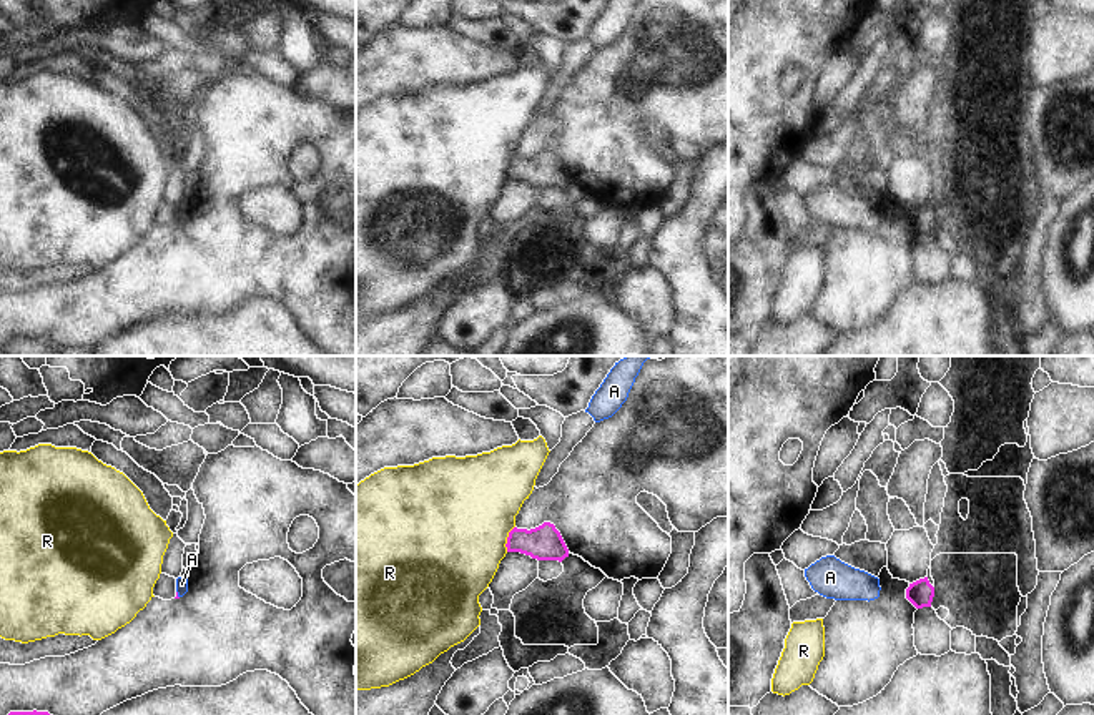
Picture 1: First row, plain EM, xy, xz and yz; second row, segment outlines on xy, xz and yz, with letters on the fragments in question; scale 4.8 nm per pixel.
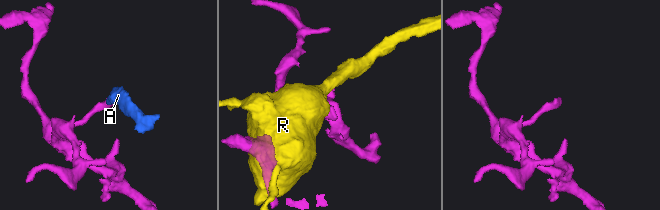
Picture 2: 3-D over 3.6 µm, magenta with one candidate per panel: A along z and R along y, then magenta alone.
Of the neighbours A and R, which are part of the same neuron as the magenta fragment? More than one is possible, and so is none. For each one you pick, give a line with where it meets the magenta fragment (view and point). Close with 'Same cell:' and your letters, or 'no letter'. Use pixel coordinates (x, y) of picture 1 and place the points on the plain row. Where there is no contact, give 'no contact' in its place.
Same cell: no letter

